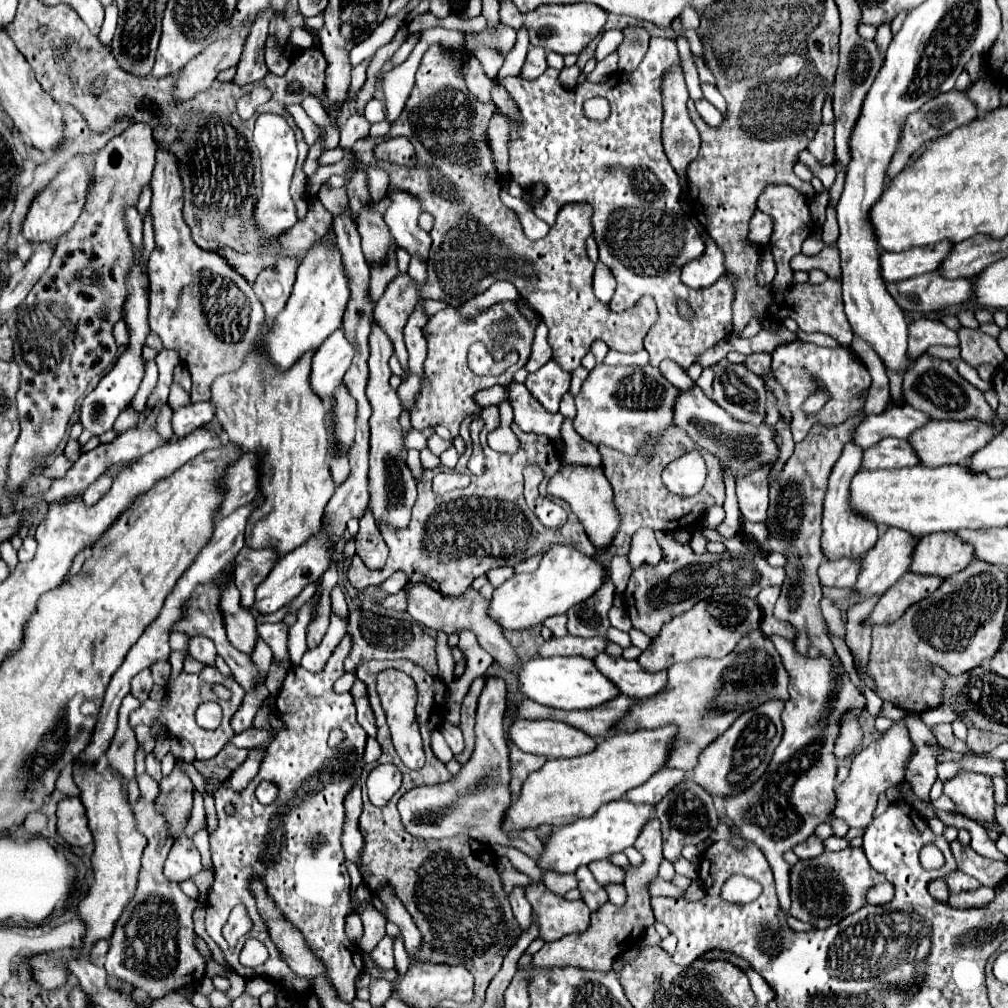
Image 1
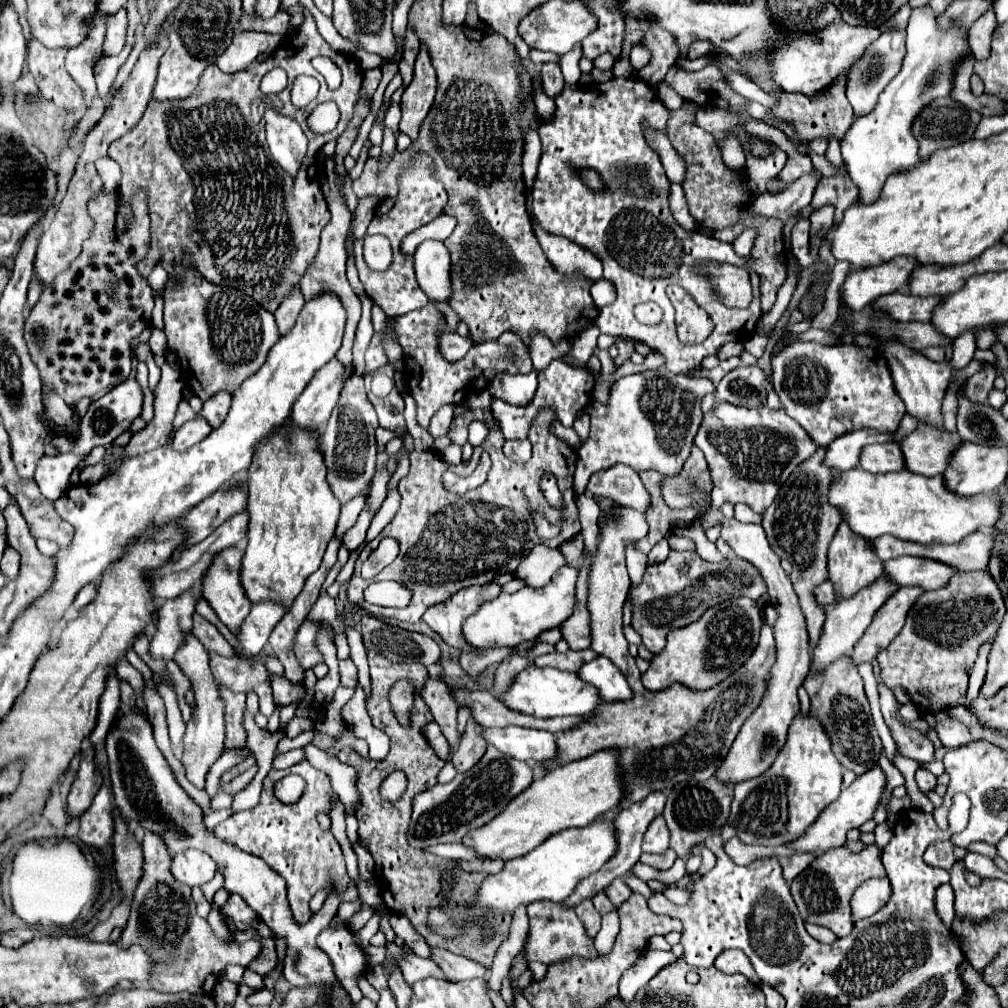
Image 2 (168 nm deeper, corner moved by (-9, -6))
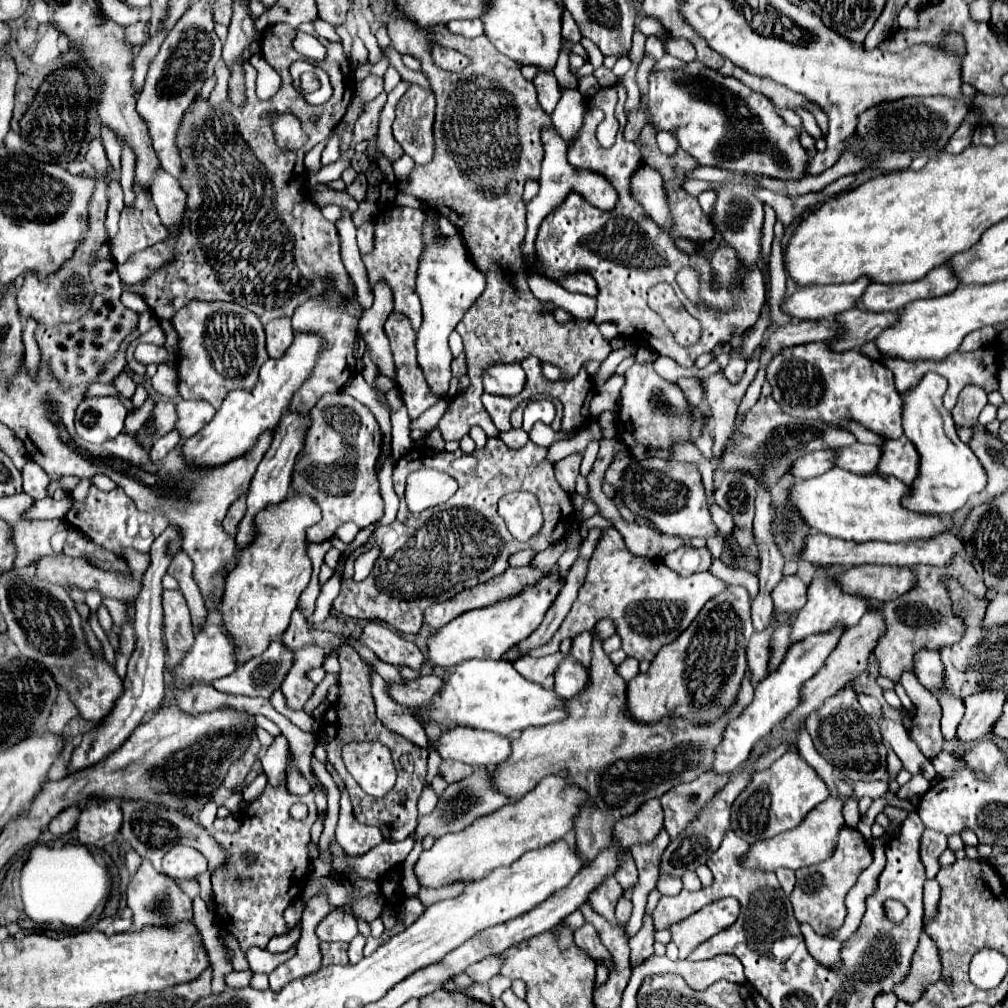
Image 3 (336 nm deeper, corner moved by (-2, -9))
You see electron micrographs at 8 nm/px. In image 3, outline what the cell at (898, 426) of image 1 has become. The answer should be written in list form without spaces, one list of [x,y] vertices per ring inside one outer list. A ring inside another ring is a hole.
[[[821,450],[821,452],[805,454],[805,456],[797,458],[797,462],[793,462],[793,466],[789,468],[789,474],[797,480],[803,480],[803,478],[813,478],[813,476],[825,474],[833,466],[835,466],[833,450]]]

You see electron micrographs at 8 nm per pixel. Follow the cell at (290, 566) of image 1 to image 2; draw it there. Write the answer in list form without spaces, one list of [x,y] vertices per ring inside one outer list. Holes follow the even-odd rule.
[[[264,601],[264,603],[252,605],[252,611],[242,623],[242,631],[238,637],[244,653],[258,655],[268,643],[270,633],[274,631],[276,623],[284,617],[284,613],[286,613],[286,607],[282,603]]]

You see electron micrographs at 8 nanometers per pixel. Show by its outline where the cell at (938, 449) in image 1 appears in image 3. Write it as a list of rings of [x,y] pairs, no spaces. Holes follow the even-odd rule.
[[[907,436],[897,440],[885,440],[881,444],[881,462],[877,464],[877,472],[895,476],[903,484],[911,484],[917,478],[919,470],[919,454]]]

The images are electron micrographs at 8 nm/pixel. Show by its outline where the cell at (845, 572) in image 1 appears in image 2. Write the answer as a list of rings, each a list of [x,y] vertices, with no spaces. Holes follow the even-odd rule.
[[[822,583],[820,587],[816,587],[816,599],[822,607],[828,607],[828,605],[834,605],[836,603],[836,589],[832,587],[832,583]]]

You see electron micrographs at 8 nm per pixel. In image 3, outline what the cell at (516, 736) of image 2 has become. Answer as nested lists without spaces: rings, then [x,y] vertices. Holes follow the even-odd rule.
[[[453,728],[429,742],[443,760],[459,760],[473,768],[489,768],[503,762],[511,752],[511,738],[473,728]]]

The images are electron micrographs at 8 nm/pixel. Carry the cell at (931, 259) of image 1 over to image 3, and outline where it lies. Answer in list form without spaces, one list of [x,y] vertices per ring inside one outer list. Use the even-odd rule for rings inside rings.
[[[867,278],[841,286],[805,286],[791,296],[785,296],[781,310],[793,320],[823,320],[857,306],[863,290],[869,286]]]

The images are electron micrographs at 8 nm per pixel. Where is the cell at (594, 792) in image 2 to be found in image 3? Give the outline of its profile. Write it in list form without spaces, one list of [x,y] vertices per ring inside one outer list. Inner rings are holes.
[[[561,774],[547,776],[519,802],[505,804],[493,814],[477,818],[465,830],[441,836],[431,850],[423,850],[415,864],[417,882],[419,886],[441,888],[455,882],[481,880],[491,870],[513,864],[529,850],[547,846],[549,842],[559,842],[569,830],[573,830],[573,818],[587,800],[585,790],[569,784]]]

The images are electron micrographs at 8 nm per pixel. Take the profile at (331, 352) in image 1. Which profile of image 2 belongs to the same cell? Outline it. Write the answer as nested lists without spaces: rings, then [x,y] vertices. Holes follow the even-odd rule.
[[[334,357],[328,367],[316,371],[312,383],[304,389],[304,395],[294,403],[290,419],[300,427],[324,429],[340,399],[344,381],[344,367],[340,367],[340,361]]]

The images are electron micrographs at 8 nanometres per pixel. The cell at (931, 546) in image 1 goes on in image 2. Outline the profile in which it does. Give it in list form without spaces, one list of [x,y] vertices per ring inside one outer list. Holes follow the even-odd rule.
[[[898,557],[884,563],[886,575],[900,587],[922,587],[924,591],[934,591],[948,585],[948,579],[958,573],[944,563],[932,563],[932,559]]]

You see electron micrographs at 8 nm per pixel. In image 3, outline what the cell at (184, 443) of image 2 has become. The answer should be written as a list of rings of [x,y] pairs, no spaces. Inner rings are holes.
[[[173,430],[173,432],[169,432],[169,434],[165,434],[165,436],[161,436],[159,440],[153,442],[153,448],[151,448],[149,456],[151,456],[153,460],[161,460],[161,458],[165,458],[179,442],[181,442],[181,438],[179,438],[179,434]]]

